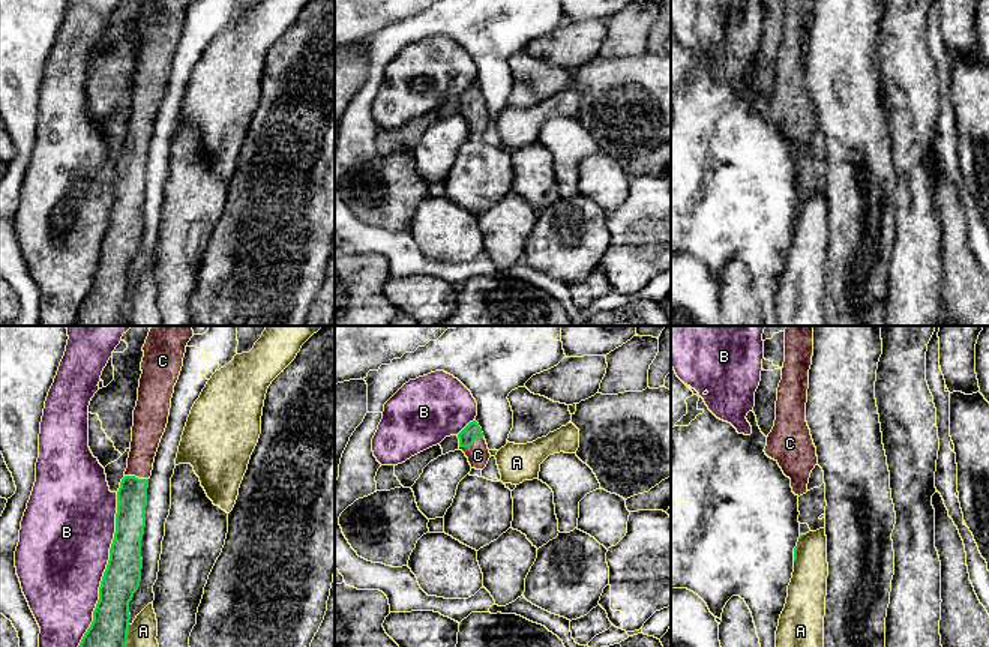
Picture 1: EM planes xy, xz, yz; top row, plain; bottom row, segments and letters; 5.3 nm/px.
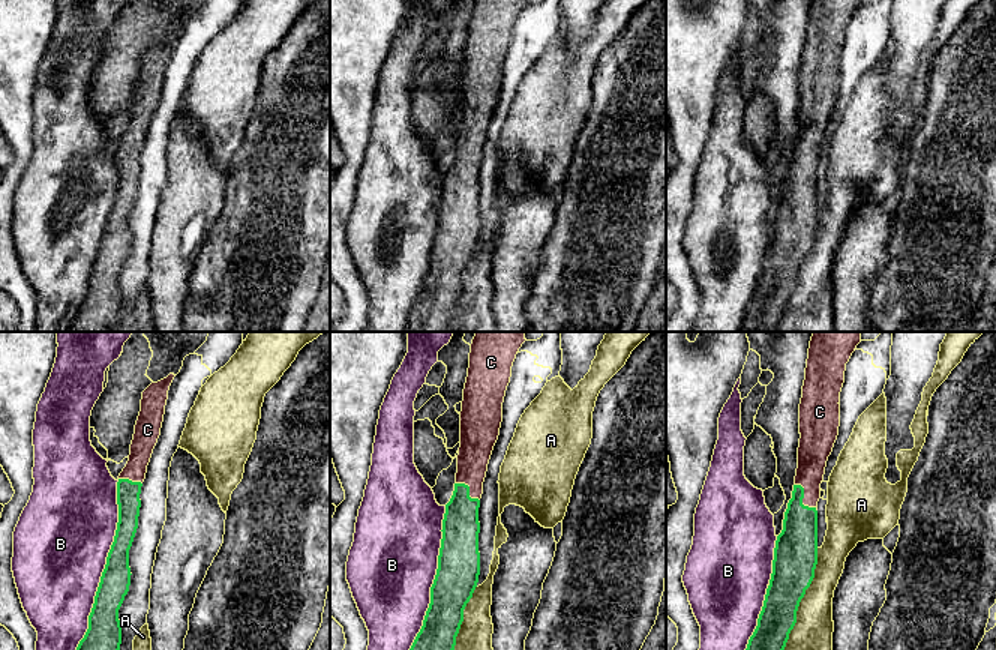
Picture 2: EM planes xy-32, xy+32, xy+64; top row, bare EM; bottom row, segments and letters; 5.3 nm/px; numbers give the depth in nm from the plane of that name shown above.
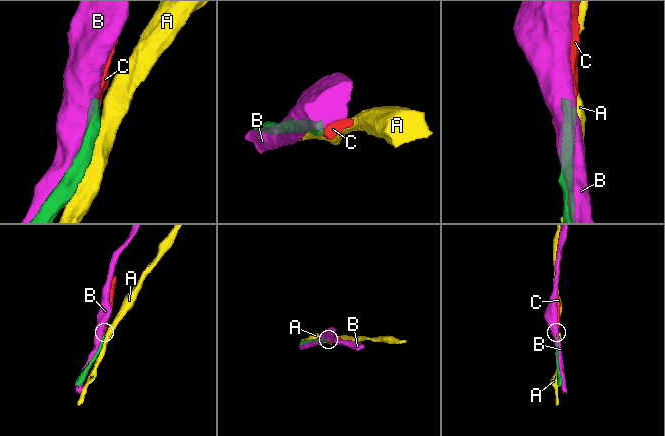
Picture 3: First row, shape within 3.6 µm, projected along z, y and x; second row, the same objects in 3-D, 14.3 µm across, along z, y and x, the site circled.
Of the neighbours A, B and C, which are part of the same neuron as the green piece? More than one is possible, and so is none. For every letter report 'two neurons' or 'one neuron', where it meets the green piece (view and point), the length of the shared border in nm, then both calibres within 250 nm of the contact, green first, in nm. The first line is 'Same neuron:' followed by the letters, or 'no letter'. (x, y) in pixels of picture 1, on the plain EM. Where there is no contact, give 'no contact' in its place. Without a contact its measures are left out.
Same neuron: C
A: two neurons; contact xy (126, 306); length 200 nm; calibres 260 and 200 nm
B: two neurons; contact xy (102, 240); length 950 nm; calibres 200 and 480 nm
C: one neuron; contact xz (470, 108); length 140 nm; calibres 90 and 120 nm

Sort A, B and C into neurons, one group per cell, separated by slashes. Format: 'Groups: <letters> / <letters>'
Groups: A / B / C

